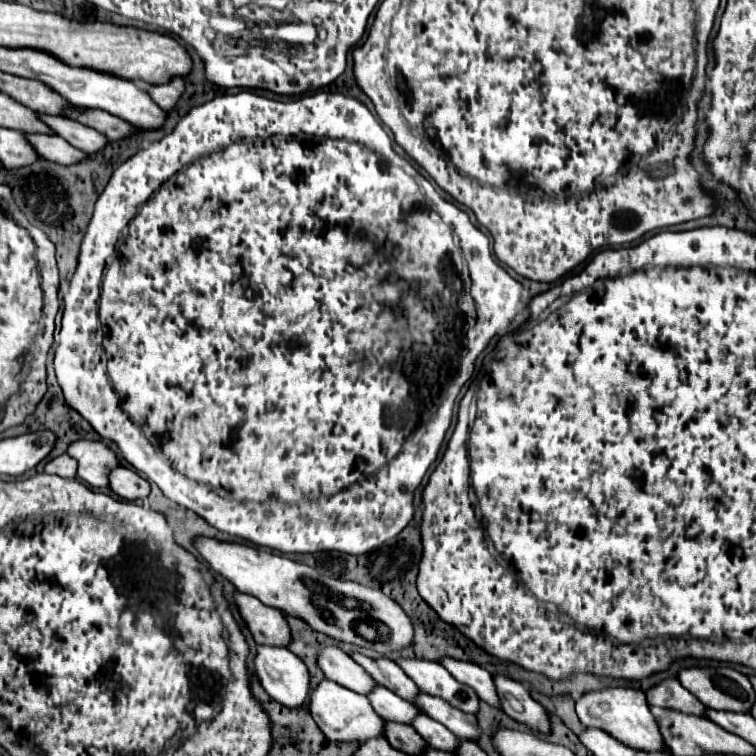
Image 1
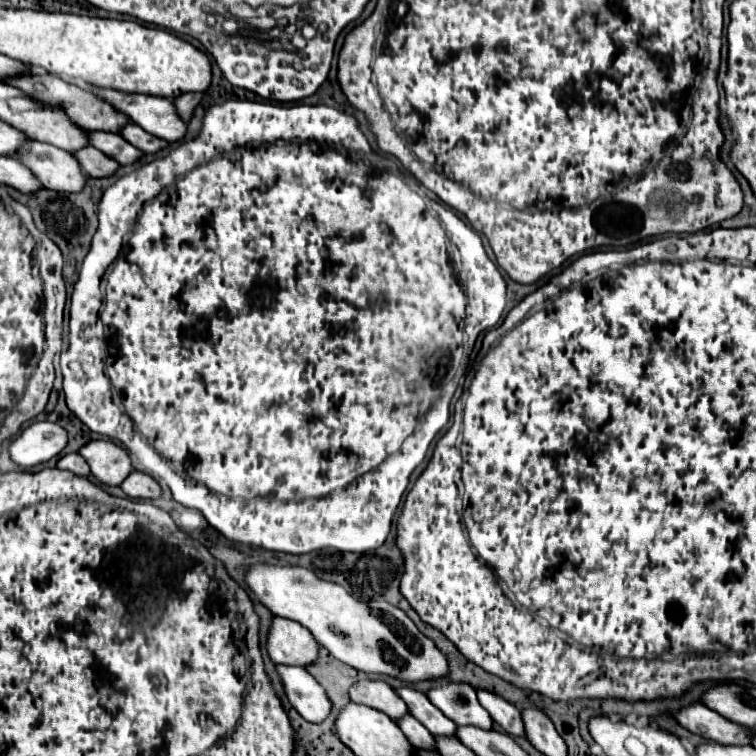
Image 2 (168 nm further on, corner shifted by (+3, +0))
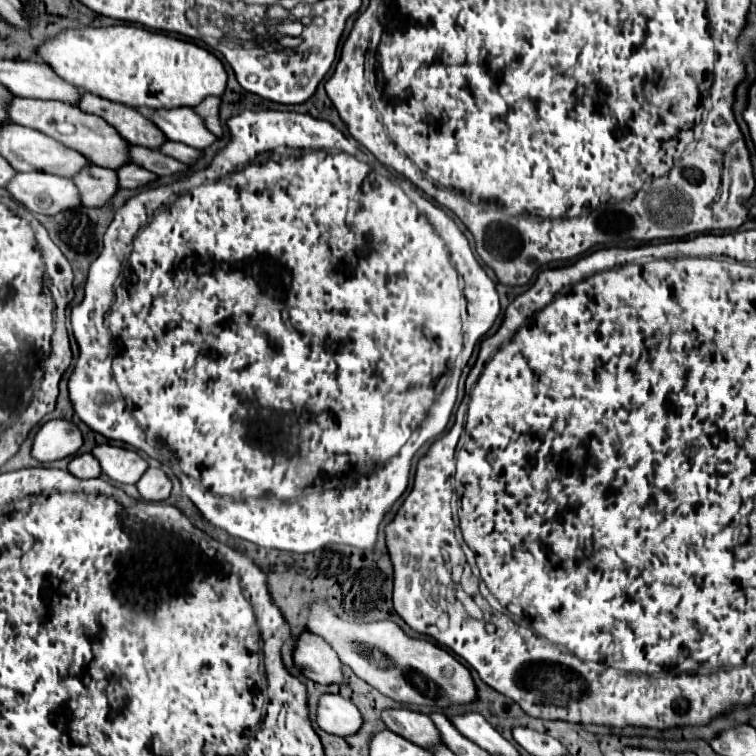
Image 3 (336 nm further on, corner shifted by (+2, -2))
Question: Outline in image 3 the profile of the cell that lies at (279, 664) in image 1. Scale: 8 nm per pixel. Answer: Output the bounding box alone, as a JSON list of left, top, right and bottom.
[318,695,364,737]

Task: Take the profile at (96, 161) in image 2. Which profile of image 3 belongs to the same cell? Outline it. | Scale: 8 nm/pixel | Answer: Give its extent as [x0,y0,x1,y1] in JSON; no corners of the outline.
[116,163,156,189]

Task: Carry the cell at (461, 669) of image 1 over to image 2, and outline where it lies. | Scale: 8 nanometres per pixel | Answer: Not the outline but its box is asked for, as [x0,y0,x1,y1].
[477,689,525,735]

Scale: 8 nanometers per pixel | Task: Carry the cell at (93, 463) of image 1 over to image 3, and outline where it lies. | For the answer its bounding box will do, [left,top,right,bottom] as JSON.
[92,445,148,483]

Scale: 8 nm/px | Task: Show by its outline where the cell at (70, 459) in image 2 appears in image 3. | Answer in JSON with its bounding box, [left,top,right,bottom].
[68,453,102,479]

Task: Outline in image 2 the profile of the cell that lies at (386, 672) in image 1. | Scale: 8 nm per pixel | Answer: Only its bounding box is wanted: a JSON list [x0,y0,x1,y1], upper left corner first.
[395,685,457,737]

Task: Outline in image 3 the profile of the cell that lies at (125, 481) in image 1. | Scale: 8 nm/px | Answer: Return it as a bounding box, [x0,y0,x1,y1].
[136,469,172,501]

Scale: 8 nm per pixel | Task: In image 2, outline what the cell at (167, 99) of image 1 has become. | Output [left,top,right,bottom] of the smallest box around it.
[173,93,203,121]

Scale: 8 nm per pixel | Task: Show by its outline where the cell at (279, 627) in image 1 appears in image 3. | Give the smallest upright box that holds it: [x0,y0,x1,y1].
[294,633,346,685]

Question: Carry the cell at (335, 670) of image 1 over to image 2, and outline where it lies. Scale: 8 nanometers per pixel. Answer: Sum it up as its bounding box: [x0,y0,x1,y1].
[349,679,407,719]

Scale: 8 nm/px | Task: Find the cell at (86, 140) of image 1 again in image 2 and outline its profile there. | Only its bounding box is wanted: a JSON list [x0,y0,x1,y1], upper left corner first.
[87,131,143,165]

